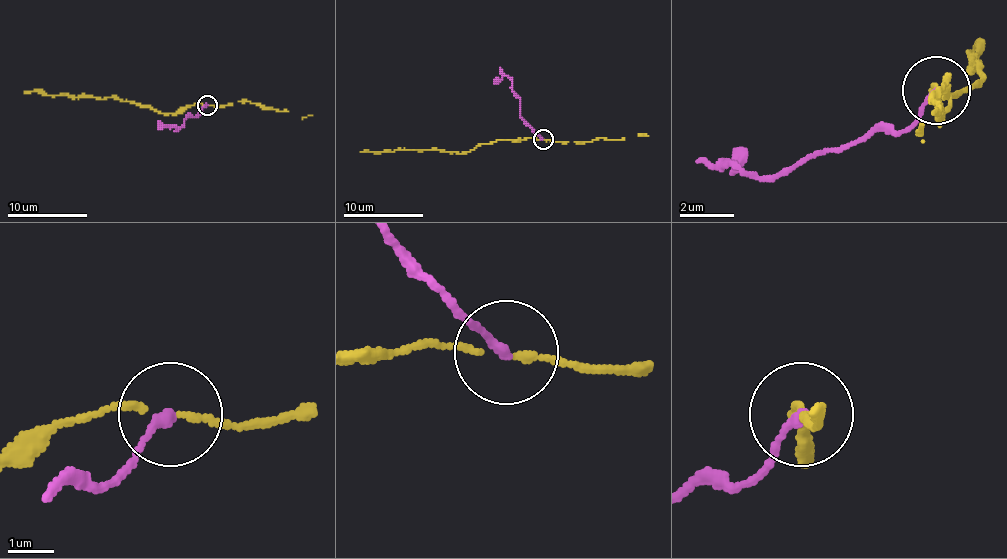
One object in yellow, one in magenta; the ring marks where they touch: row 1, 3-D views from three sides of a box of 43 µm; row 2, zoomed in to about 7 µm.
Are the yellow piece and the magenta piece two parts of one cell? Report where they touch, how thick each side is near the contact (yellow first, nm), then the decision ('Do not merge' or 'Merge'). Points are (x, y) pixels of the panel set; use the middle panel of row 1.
Place: (543, 139). Thickness 110 nm (yellow) against 200 nm. Do not merge

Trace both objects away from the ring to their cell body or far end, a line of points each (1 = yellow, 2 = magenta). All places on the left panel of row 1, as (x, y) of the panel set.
1: (208, 105), (194, 103), (174, 113), (160, 113), (124, 101), (24, 93)
2: (206, 105), (196, 117), (184, 121), (184, 125), (176, 129), (158, 121)

